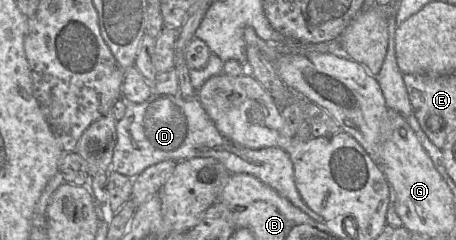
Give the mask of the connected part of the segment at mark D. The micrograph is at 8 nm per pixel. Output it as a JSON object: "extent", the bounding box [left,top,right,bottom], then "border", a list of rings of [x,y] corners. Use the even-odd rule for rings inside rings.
{"extent":[111,93,326,223],"border":[[[153,93],[143,104],[129,105],[127,118],[119,122],[118,143],[111,171],[133,180],[146,169],[163,161],[184,162],[208,157],[221,162],[231,174],[255,176],[317,223],[326,223],[302,200],[295,184],[293,162],[288,153],[276,147],[245,148],[228,140],[217,130],[197,98],[185,100],[180,95]]]}

